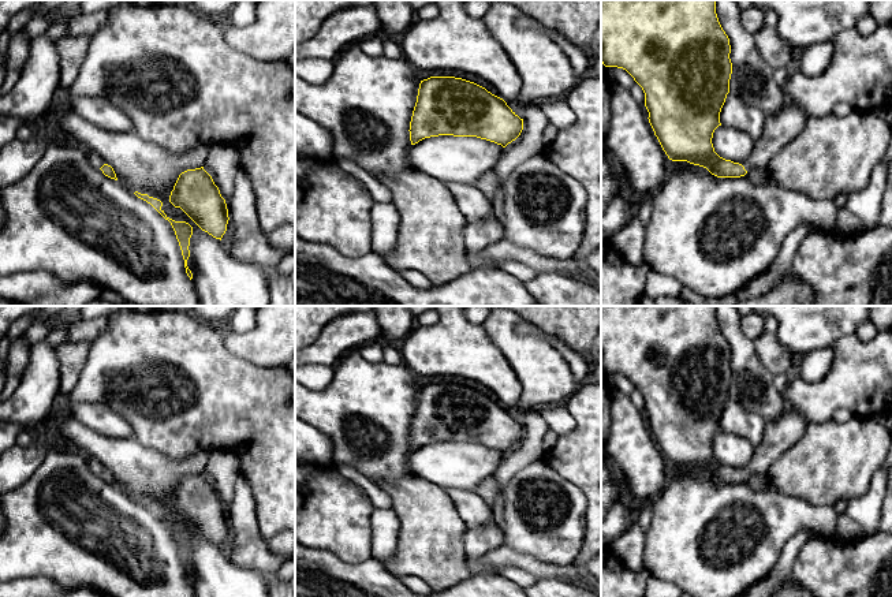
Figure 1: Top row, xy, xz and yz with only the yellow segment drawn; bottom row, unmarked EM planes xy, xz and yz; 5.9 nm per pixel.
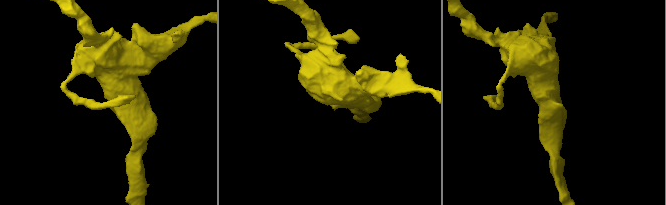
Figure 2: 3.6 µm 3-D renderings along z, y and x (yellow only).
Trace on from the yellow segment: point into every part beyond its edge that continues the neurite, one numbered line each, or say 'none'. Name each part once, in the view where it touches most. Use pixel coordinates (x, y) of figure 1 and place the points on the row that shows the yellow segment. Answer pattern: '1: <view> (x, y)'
1: yz (779, 130)

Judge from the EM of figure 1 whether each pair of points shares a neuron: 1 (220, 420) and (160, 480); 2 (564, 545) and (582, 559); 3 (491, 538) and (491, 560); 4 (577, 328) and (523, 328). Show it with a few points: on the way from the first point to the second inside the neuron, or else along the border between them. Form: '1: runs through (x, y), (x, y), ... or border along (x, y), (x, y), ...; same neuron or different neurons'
1: border along (149, 448), (176, 459), (187, 459), (209, 450); different neurons
2: border along (586, 523), (583, 544), (574, 563); different neurons
3: border along (503, 543), (488, 549), (478, 559), (469, 560); different neurons
4: border along (525, 320), (567, 346); different neurons

